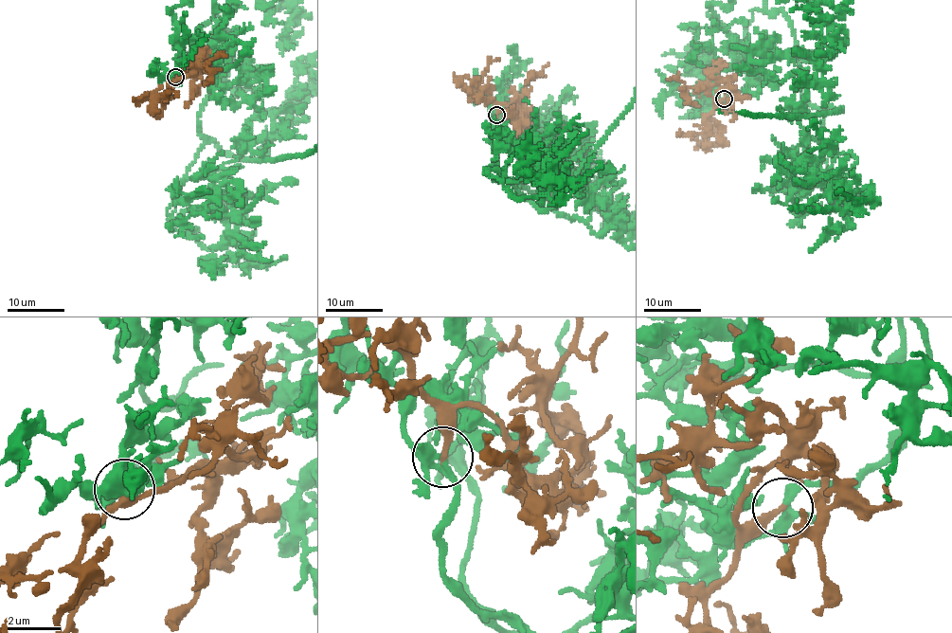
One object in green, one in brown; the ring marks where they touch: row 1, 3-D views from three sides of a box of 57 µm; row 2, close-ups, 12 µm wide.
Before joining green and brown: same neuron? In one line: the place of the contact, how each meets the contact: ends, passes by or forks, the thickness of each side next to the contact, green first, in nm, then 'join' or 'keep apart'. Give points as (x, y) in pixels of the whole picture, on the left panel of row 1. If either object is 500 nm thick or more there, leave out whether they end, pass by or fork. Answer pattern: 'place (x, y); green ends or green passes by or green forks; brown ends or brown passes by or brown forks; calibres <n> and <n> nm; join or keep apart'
place (175, 77); green passes by; brown ends; calibres 190 and 200 nm; join

